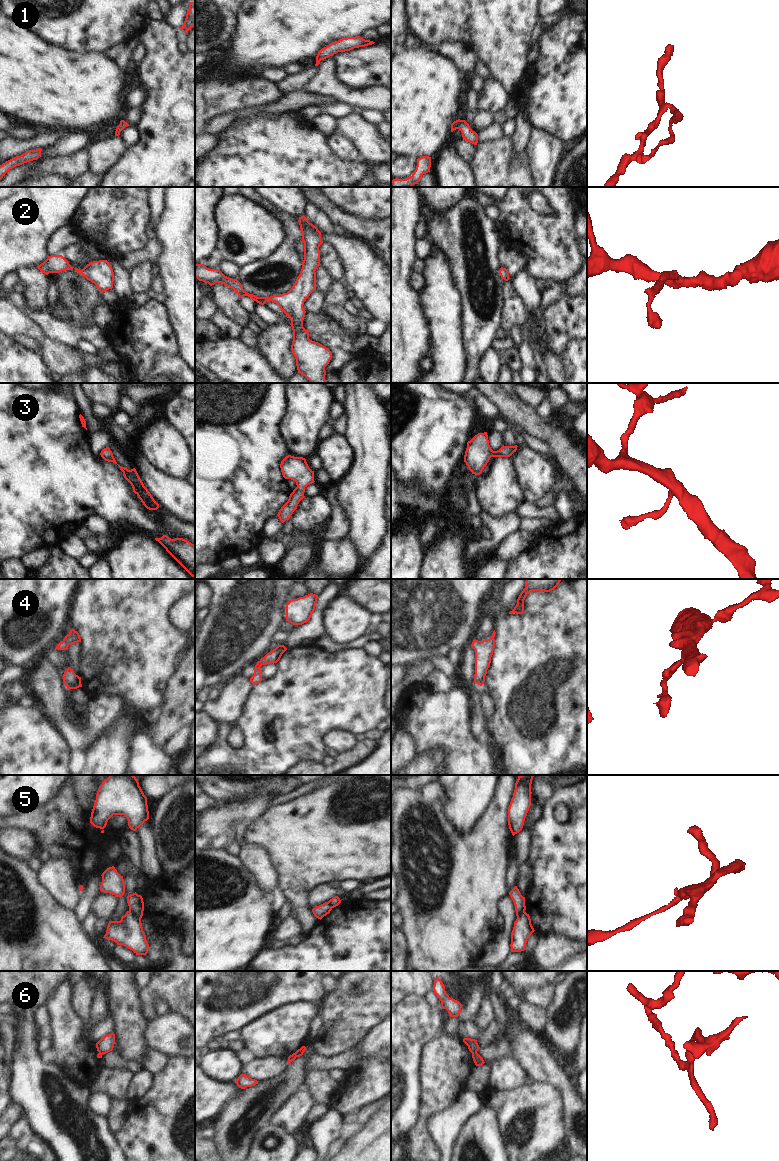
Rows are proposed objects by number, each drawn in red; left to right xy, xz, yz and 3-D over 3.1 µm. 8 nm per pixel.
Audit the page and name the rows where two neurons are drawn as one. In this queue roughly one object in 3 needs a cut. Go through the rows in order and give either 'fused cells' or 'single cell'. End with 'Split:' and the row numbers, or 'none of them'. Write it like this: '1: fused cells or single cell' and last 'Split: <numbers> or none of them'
1: single cell
2: single cell
3: single cell
4: single cell
5: fused cells
6: fused cells
Split: 5, 6

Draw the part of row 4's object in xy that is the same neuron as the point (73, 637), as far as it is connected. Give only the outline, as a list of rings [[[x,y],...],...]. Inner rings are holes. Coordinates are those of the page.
[[[71,629],[65,638],[59,644],[57,644],[56,649],[67,650],[70,645],[78,642],[81,642],[79,633],[74,629]]]

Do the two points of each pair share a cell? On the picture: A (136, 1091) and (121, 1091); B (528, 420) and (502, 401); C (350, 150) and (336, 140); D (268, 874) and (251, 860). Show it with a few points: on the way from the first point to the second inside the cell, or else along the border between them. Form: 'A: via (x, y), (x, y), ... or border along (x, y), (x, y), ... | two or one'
A: border along (135, 1075), (128, 1098) | two
B: via (522, 415), (517, 413), (508, 404) | one
C: via (347, 150), (339, 143) | one
D: via (264, 870), (255, 861) | one

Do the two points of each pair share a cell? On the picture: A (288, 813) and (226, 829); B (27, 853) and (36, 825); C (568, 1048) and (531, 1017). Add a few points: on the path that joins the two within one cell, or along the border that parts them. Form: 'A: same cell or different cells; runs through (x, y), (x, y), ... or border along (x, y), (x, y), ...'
A: different cells; border along (273, 807), (248, 827)
B: different cells; border along (10, 827), (28, 830), (37, 840), (40, 851)
C: different cells; border along (546, 1010), (546, 1021), (542, 1031)

